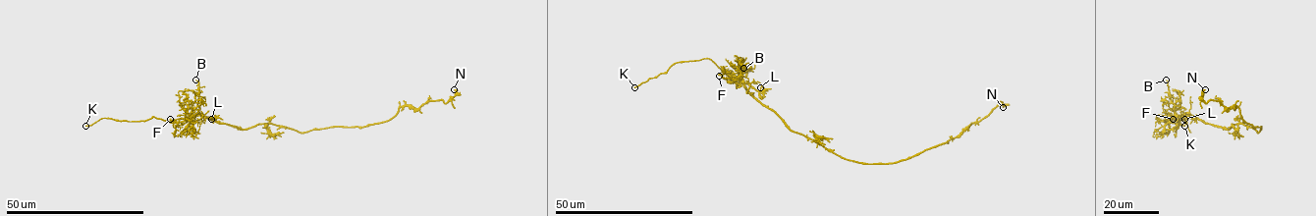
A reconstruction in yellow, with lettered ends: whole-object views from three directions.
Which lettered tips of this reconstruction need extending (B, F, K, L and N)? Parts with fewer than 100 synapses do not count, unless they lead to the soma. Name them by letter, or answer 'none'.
K

